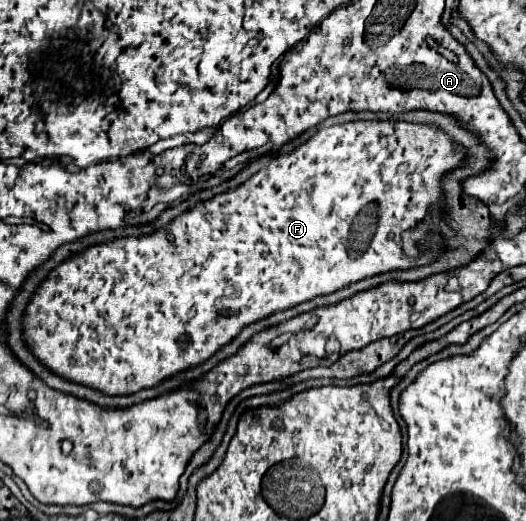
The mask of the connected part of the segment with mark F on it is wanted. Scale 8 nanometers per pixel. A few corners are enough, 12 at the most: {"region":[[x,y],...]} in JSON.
{"region":[[350,122],[60,264],[24,338],[132,394],[412,268],[452,140]]}

